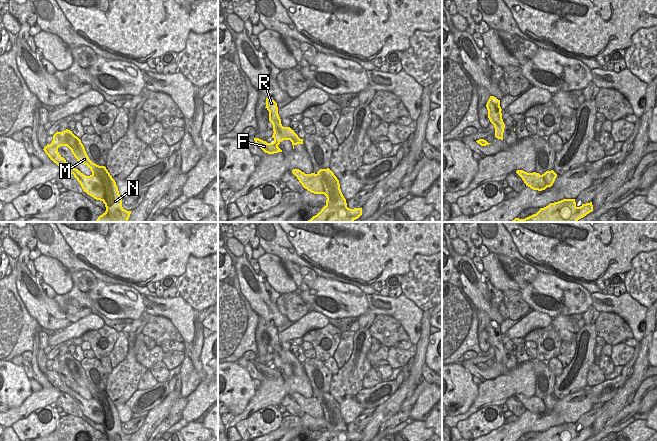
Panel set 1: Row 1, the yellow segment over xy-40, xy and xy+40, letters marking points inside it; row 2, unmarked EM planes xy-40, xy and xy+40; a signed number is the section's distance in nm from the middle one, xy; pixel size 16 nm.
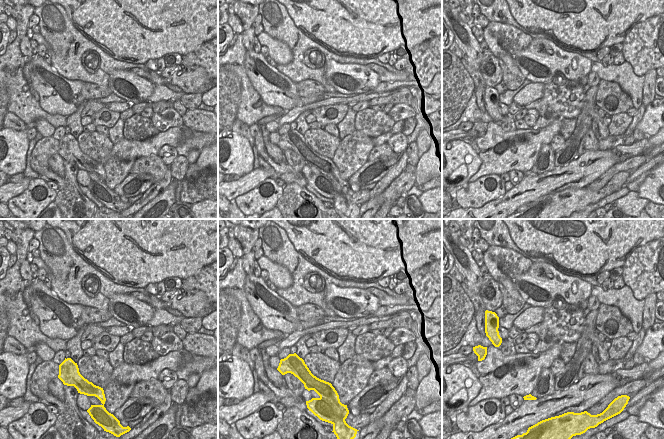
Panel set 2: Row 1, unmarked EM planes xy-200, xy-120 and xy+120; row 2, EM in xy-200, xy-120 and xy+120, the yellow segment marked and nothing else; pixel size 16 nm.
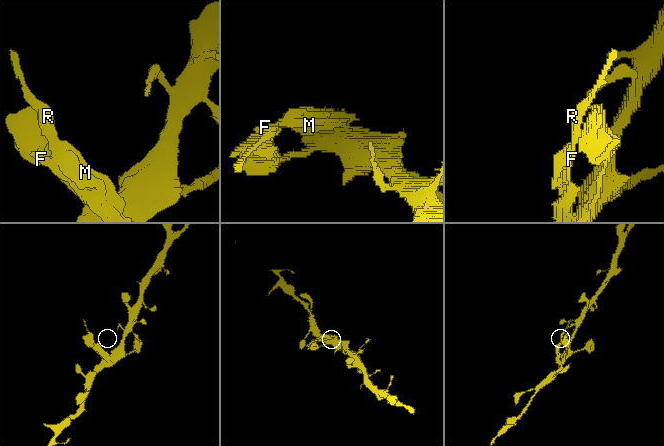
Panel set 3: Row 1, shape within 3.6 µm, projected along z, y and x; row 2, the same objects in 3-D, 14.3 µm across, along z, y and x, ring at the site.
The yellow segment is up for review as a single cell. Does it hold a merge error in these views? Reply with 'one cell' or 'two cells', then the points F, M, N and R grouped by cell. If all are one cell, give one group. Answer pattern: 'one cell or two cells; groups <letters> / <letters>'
one cell; groups F M N R

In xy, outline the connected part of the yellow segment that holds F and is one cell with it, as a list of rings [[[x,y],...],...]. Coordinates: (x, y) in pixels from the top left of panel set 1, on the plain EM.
[[[266,322],[266,331],[269,335],[269,345],[273,349],[273,367],[267,367],[259,362],[254,362],[254,365],[258,371],[260,371],[265,377],[274,378],[282,376],[278,371],[281,365],[290,364],[294,370],[297,368],[303,368],[303,363],[300,363],[298,359],[290,351],[283,351],[281,348],[281,343],[278,338],[277,327],[271,322]]]

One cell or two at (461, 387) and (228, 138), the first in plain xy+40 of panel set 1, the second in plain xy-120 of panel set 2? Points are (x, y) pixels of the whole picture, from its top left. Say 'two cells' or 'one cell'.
one cell

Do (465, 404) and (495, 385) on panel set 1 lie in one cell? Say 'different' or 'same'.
different

